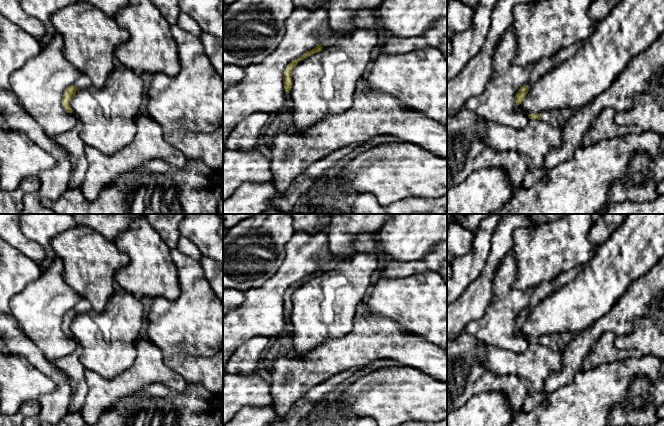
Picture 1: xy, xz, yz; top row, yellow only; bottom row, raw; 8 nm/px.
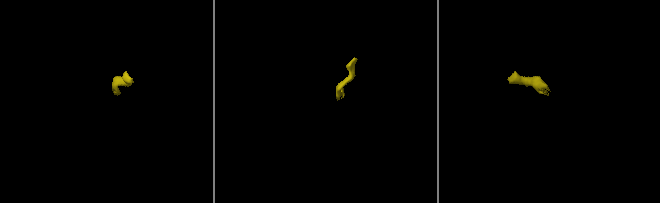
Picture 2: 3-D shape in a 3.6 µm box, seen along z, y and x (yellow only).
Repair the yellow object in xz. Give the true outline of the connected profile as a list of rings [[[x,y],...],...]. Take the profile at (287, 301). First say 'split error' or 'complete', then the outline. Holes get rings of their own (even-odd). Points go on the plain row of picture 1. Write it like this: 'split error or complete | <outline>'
complete | [[[318,269],[316,270],[315,272],[313,272],[312,274],[304,277],[300,282],[298,282],[297,284],[294,284],[292,286],[290,286],[285,295],[284,295],[284,299],[283,299],[283,308],[284,308],[284,312],[285,312],[285,315],[287,317],[290,316],[291,312],[292,312],[292,308],[293,308],[293,304],[292,304],[292,295],[294,294],[294,292],[296,291],[296,289],[304,284],[305,282],[313,279],[313,278],[316,278],[320,275],[322,275],[323,271],[321,269]]]

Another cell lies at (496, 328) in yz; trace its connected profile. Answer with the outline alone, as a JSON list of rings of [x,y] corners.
[[[513,250],[509,251],[499,264],[493,280],[494,300],[486,314],[471,321],[463,332],[500,349],[524,353],[529,341],[517,334],[515,320],[518,314],[528,307],[530,299],[538,286],[525,290],[514,288],[517,276],[517,263]]]

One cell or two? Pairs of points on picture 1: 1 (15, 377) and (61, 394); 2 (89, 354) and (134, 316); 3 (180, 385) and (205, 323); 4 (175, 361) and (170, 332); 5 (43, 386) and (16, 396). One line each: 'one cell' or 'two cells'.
1: two cells
2: one cell
3: two cells
4: two cells
5: one cell

